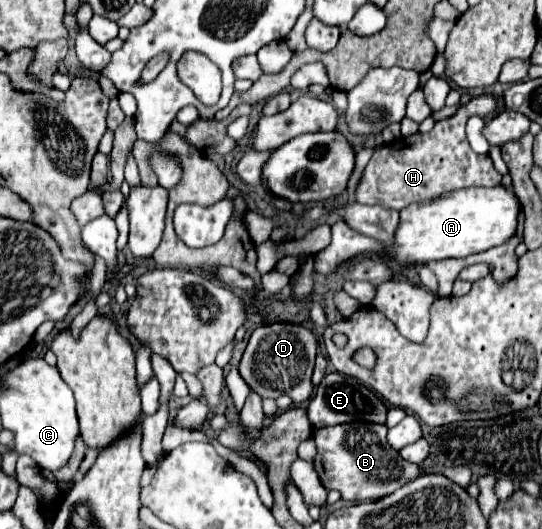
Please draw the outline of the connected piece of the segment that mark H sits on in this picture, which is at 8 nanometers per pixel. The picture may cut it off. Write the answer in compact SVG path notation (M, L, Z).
M482 93L472 97L466 105L450 117L436 121L430 133L414 133L410 137L400 137L398 141L378 147L366 165L362 181L356 189L356 201L362 205L382 205L388 209L404 209L412 203L426 199L436 199L442 193L456 191L462 187L482 185L494 187L502 181L502 175L494 169L490 155L478 155L470 149L464 127L474 115L488 119L496 115L498 97L494 93Z

